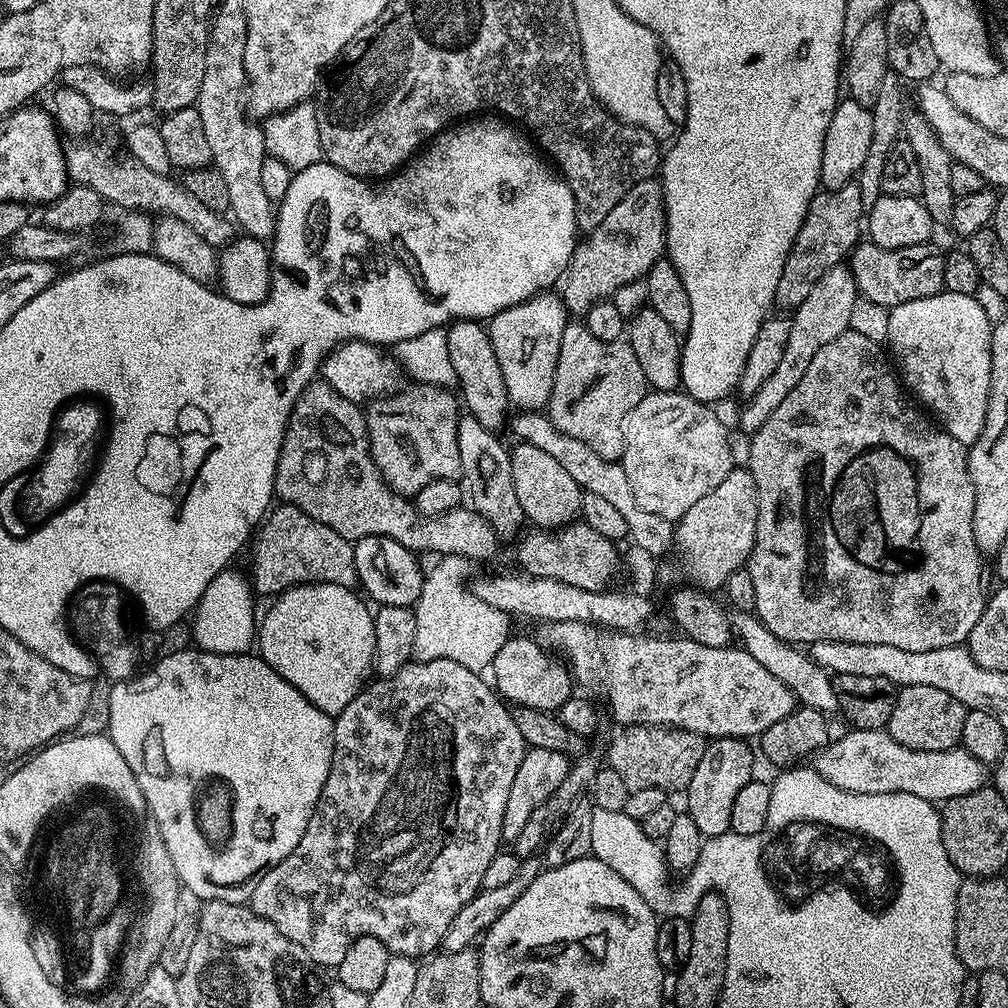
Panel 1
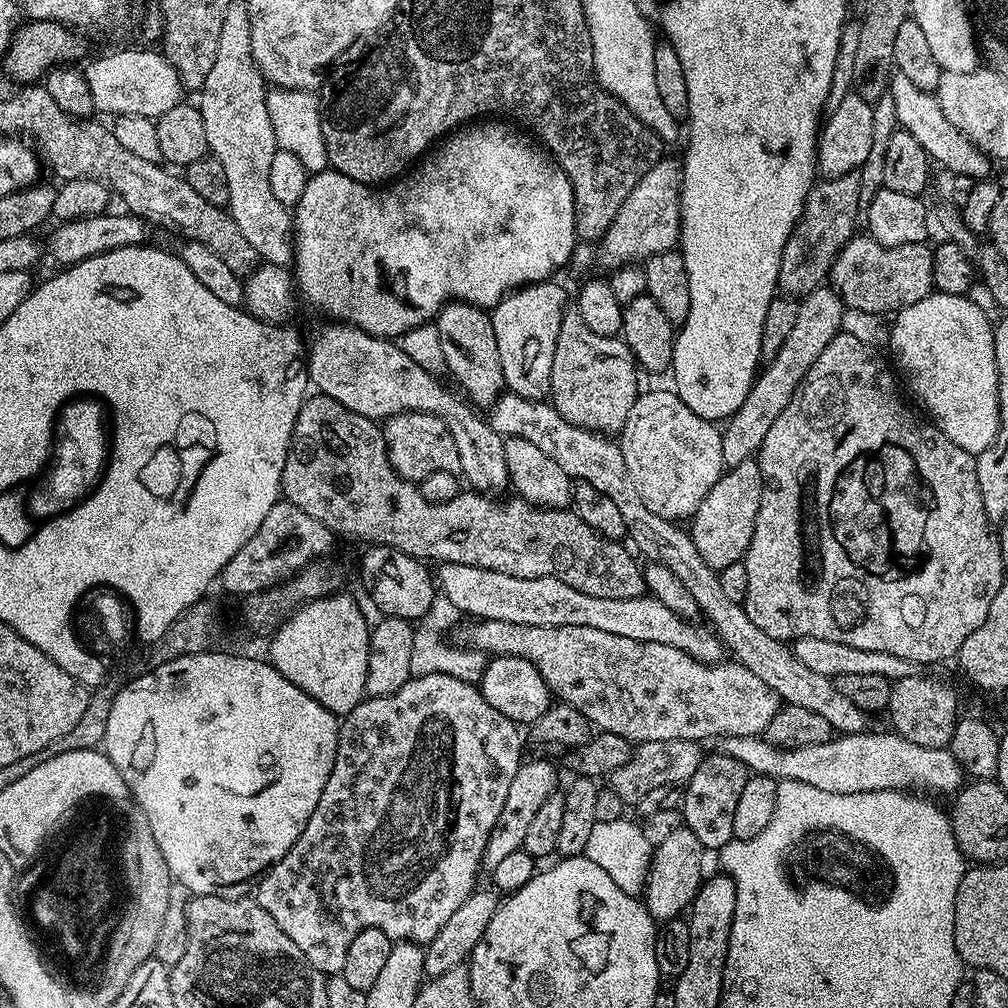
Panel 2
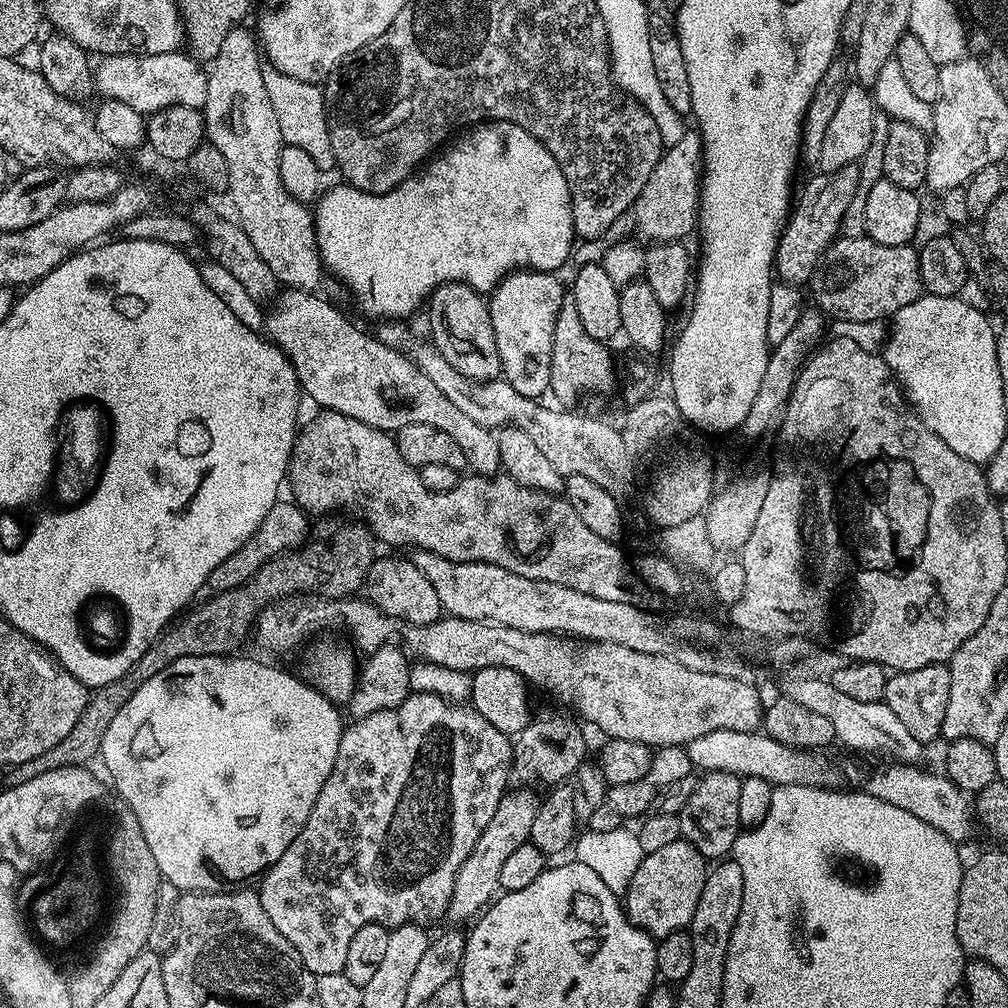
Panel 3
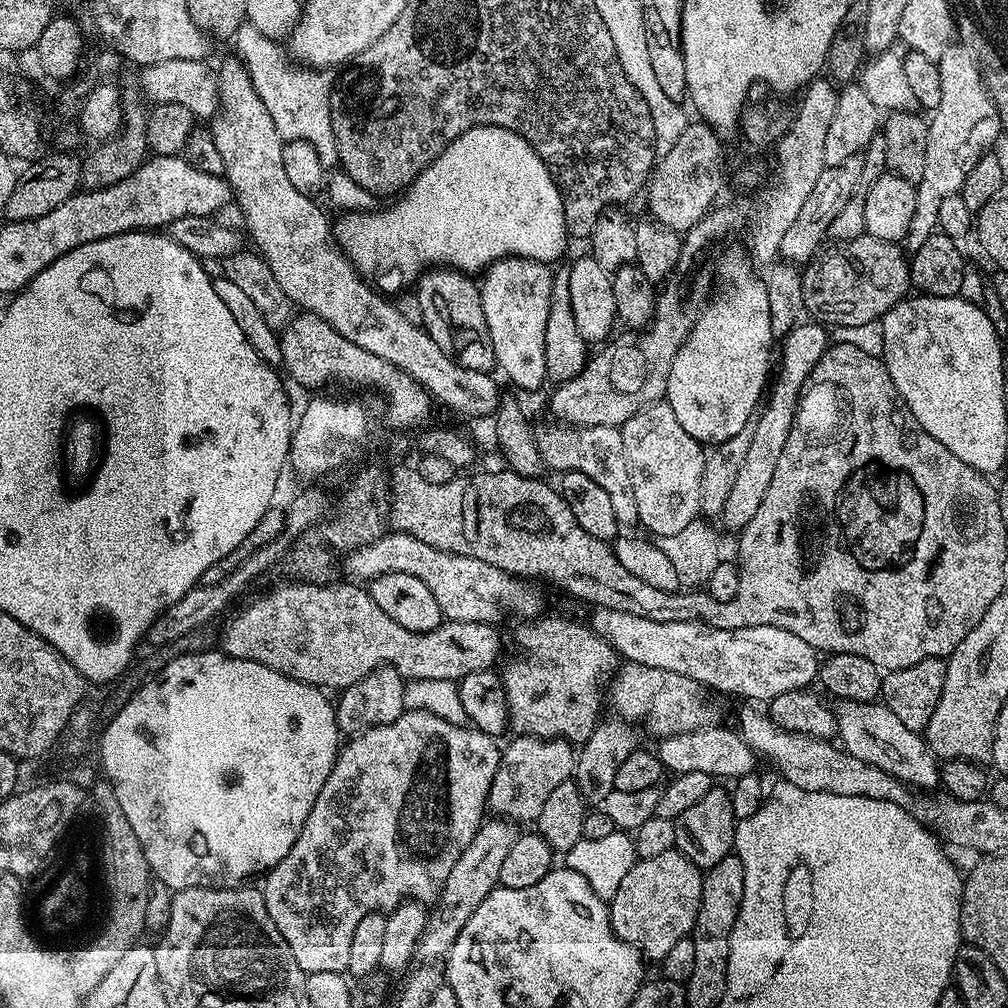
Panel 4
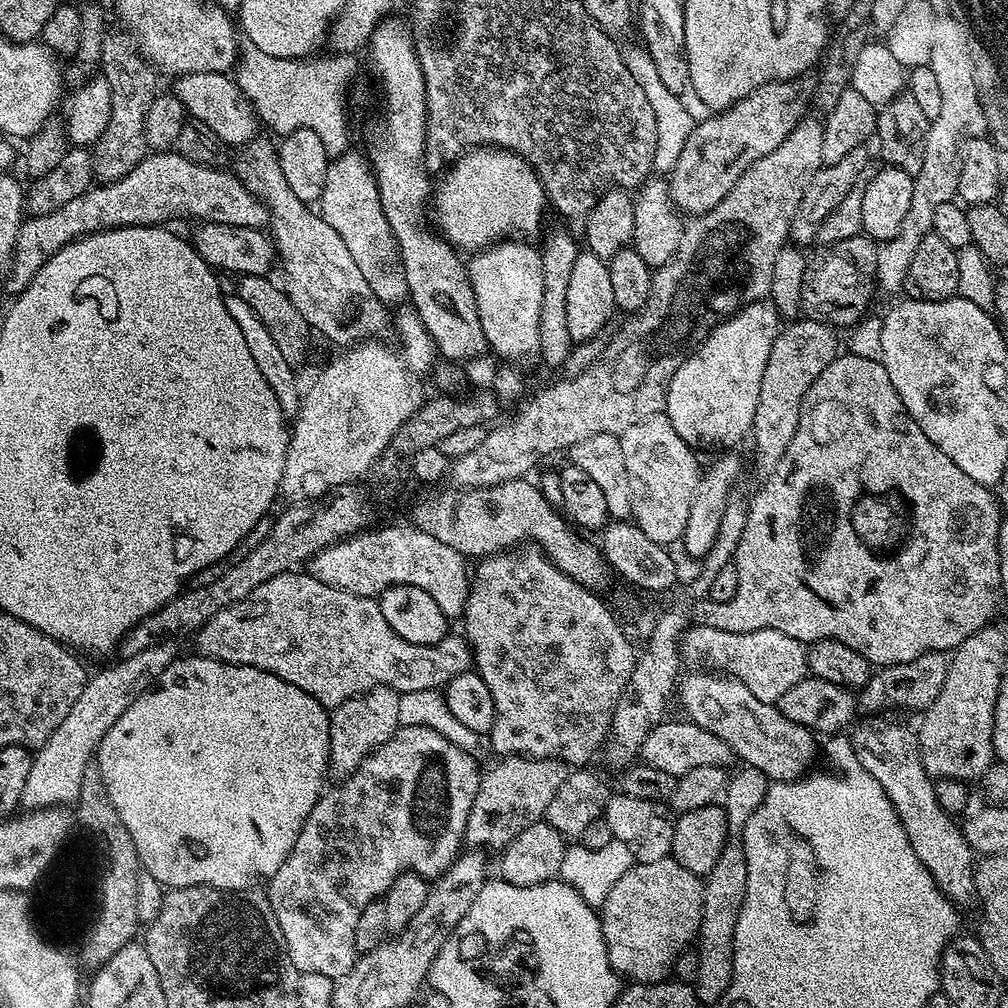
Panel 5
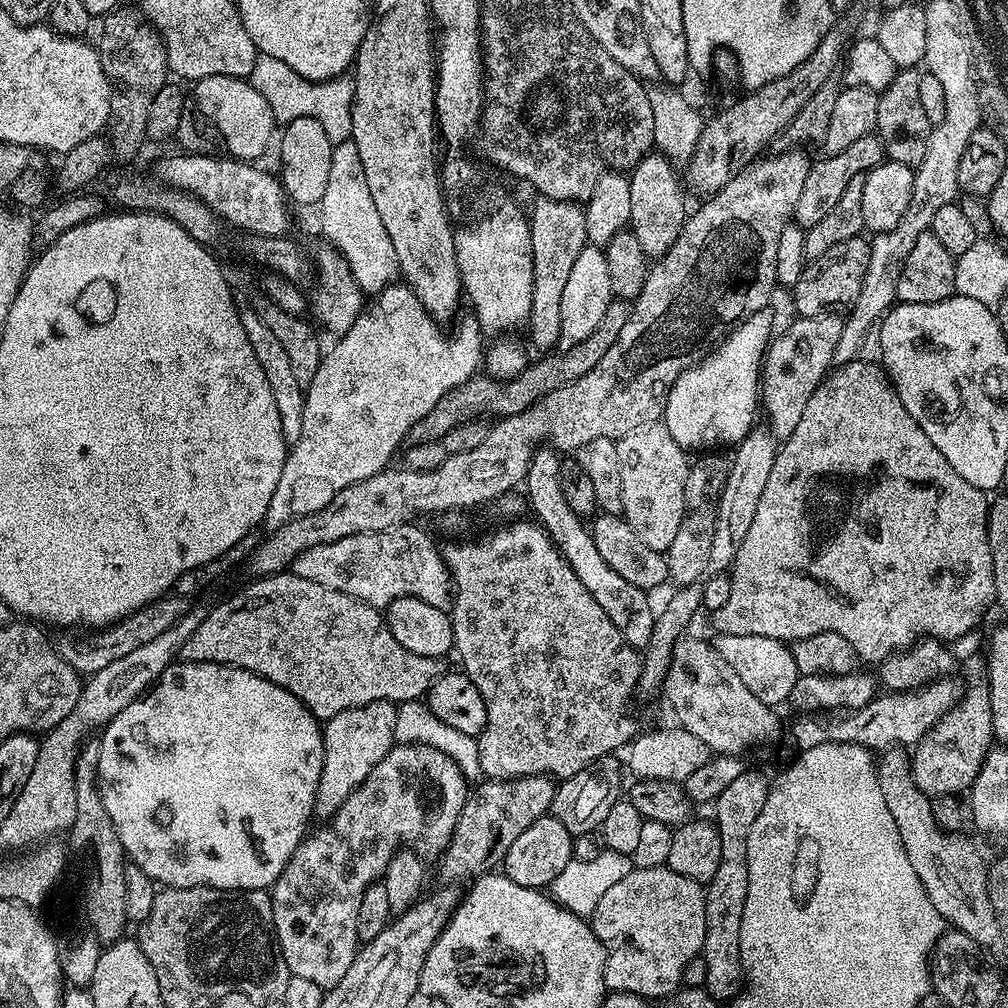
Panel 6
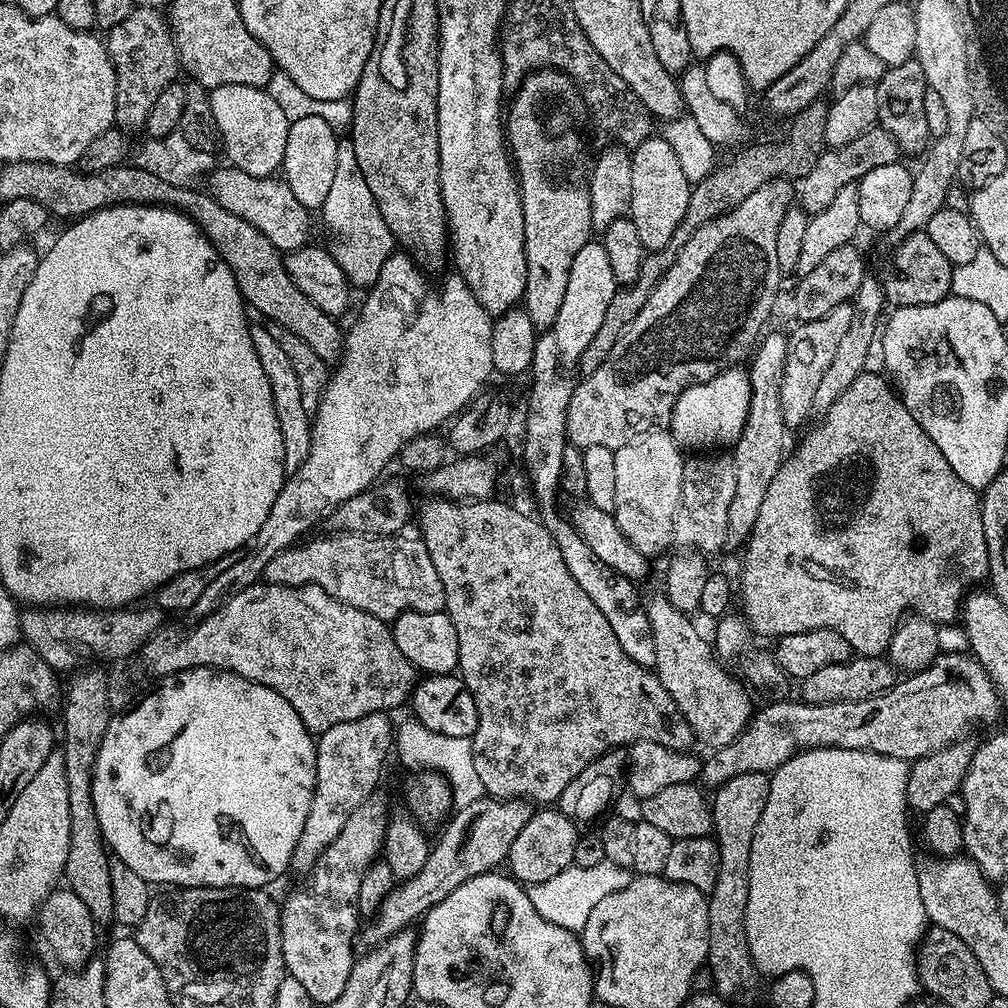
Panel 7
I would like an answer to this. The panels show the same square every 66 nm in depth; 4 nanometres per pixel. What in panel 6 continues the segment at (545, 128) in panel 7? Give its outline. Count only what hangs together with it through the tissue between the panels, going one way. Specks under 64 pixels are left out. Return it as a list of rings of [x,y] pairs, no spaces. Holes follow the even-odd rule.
[[[537,199],[537,204],[530,208],[530,246],[532,247],[532,261],[534,262],[534,284],[533,293],[530,294],[530,318],[526,322],[526,332],[532,335],[531,347],[537,348],[537,353],[548,354],[553,351],[560,343],[560,327],[562,318],[560,317],[560,303],[562,294],[566,287],[566,282],[570,279],[570,270],[574,266],[578,254],[588,244],[586,234],[586,218],[584,217],[583,207],[579,203],[571,200],[546,200]]]

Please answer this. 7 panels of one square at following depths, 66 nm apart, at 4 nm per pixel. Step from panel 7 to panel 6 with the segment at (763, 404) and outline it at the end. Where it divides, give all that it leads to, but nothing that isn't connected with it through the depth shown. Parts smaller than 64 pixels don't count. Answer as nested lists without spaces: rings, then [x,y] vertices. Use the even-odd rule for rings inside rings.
[[[753,426],[742,438],[742,442],[735,445],[732,456],[732,465],[728,468],[728,478],[724,482],[724,489],[720,492],[720,498],[716,502],[716,512],[712,522],[712,541],[710,542],[710,557],[706,562],[704,576],[709,577],[714,574],[728,572],[739,561],[742,541],[746,539],[746,530],[750,530],[754,519],[754,513],[758,511],[758,498],[762,498],[762,490],[766,490],[766,481],[770,478],[770,469],[774,467],[774,458],[778,451],[778,441],[767,427]]]

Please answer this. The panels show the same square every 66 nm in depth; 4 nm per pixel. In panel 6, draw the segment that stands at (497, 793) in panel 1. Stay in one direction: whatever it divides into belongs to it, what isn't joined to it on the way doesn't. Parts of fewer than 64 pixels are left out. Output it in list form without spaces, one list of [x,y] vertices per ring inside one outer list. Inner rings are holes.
[[[396,744],[393,746],[386,754],[386,758],[382,758],[382,762],[378,762],[378,766],[374,766],[374,770],[370,770],[366,782],[362,782],[362,786],[358,786],[358,790],[354,790],[354,794],[350,794],[350,798],[346,798],[346,802],[342,802],[342,806],[338,808],[336,813],[327,817],[326,822],[321,823],[324,825],[317,832],[312,830],[305,835],[304,841],[298,846],[298,850],[294,850],[290,862],[284,867],[282,874],[270,889],[276,940],[280,944],[282,954],[286,958],[286,966],[289,973],[306,978],[309,982],[314,982],[314,986],[325,990],[336,988],[338,982],[342,982],[342,977],[346,975],[346,970],[350,970],[350,962],[354,962],[358,951],[356,938],[358,934],[358,906],[362,906],[362,894],[366,894],[368,887],[377,883],[383,877],[384,871],[388,869],[390,858],[401,846],[411,846],[421,858],[428,862],[431,862],[432,859],[435,861],[440,858],[446,850],[451,836],[454,834],[459,815],[462,814],[462,808],[467,802],[469,795],[469,781],[464,779],[462,770],[458,770],[454,758],[442,754],[442,750],[427,748],[425,744]]]

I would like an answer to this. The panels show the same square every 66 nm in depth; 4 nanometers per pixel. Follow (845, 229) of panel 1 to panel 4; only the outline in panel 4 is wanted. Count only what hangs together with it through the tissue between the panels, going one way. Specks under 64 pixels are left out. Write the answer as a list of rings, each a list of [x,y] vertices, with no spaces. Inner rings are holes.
[[[858,155],[854,158],[846,158],[846,162],[838,162],[838,166],[824,169],[810,198],[806,198],[805,204],[802,205],[798,218],[794,218],[794,223],[786,229],[786,235],[782,237],[779,255],[787,263],[797,266],[807,265],[821,251],[830,230],[830,222],[834,222],[834,218],[842,210],[842,206],[846,206],[846,202],[850,202],[850,198],[859,184],[863,162],[863,155]]]

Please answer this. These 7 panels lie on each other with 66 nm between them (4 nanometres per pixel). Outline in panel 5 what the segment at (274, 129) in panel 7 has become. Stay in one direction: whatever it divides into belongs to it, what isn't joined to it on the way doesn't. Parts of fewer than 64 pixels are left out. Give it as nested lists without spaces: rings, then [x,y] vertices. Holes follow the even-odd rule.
[[[222,72],[186,74],[175,77],[174,84],[174,95],[182,102],[185,113],[191,119],[206,122],[225,146],[243,146],[257,139],[258,117],[252,109],[252,101],[245,98],[231,75]]]

